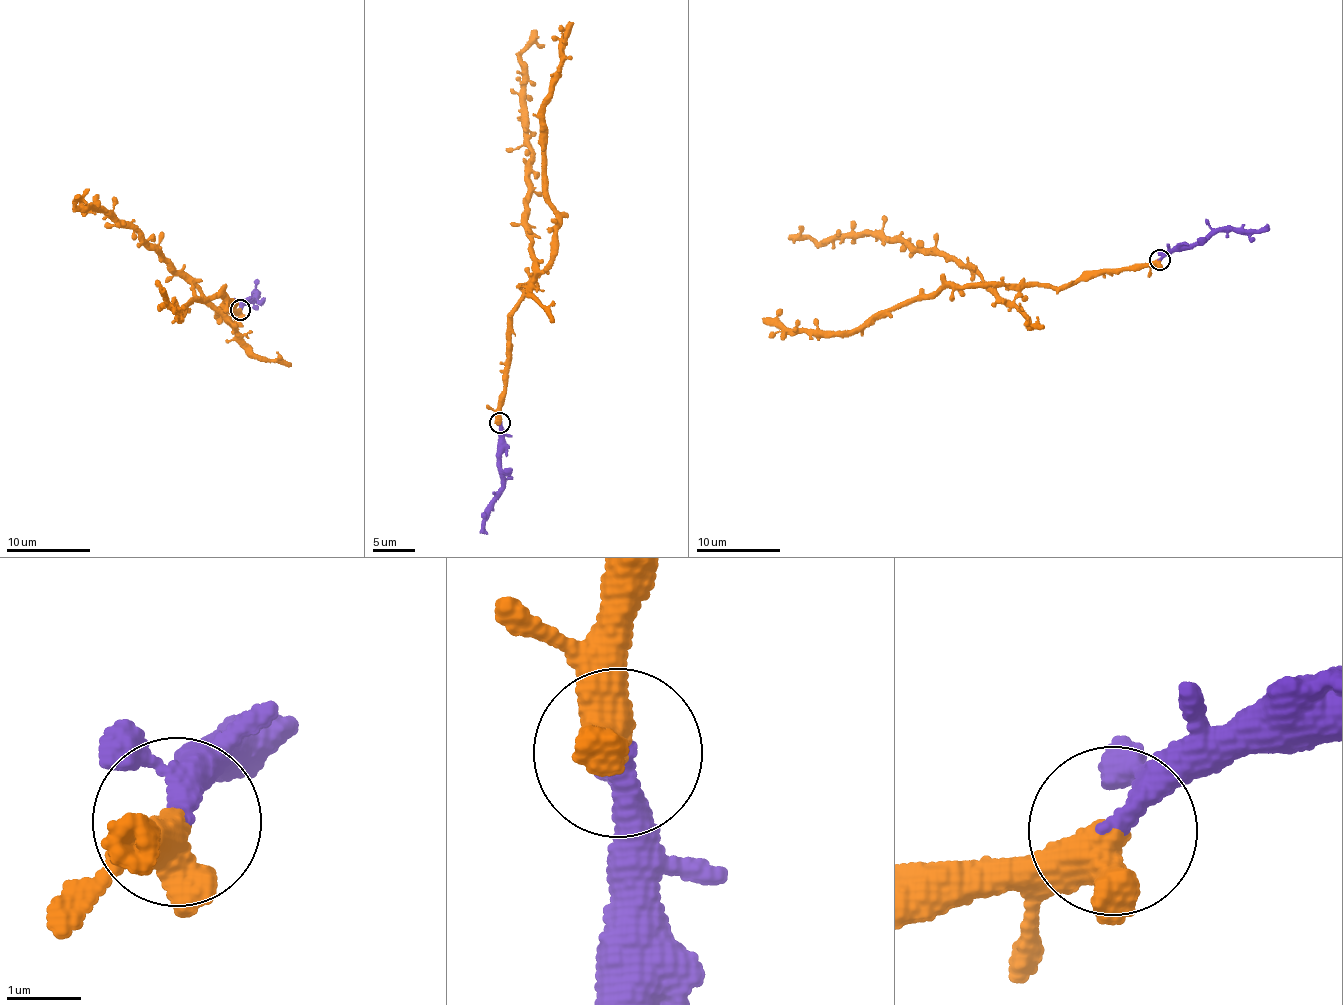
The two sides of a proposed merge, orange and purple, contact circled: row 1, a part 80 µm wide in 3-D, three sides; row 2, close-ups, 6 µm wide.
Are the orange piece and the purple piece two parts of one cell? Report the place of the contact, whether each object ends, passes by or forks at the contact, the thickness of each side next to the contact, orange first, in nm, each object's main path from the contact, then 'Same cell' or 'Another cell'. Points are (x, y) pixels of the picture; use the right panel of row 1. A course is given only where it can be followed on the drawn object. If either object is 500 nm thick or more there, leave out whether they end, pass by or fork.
Place: (1159, 260). Thickness 600 nm (orange) against 240 nm. Course of orange: (1159, 260), (1048, 287), (1002, 285), (994, 294), (970, 268), (870, 234), (811, 241), (788, 236). Course of purple: (1159, 260), (1172, 252), (1204, 243), (1221, 231), (1259, 231), (1269, 225). Same cell

